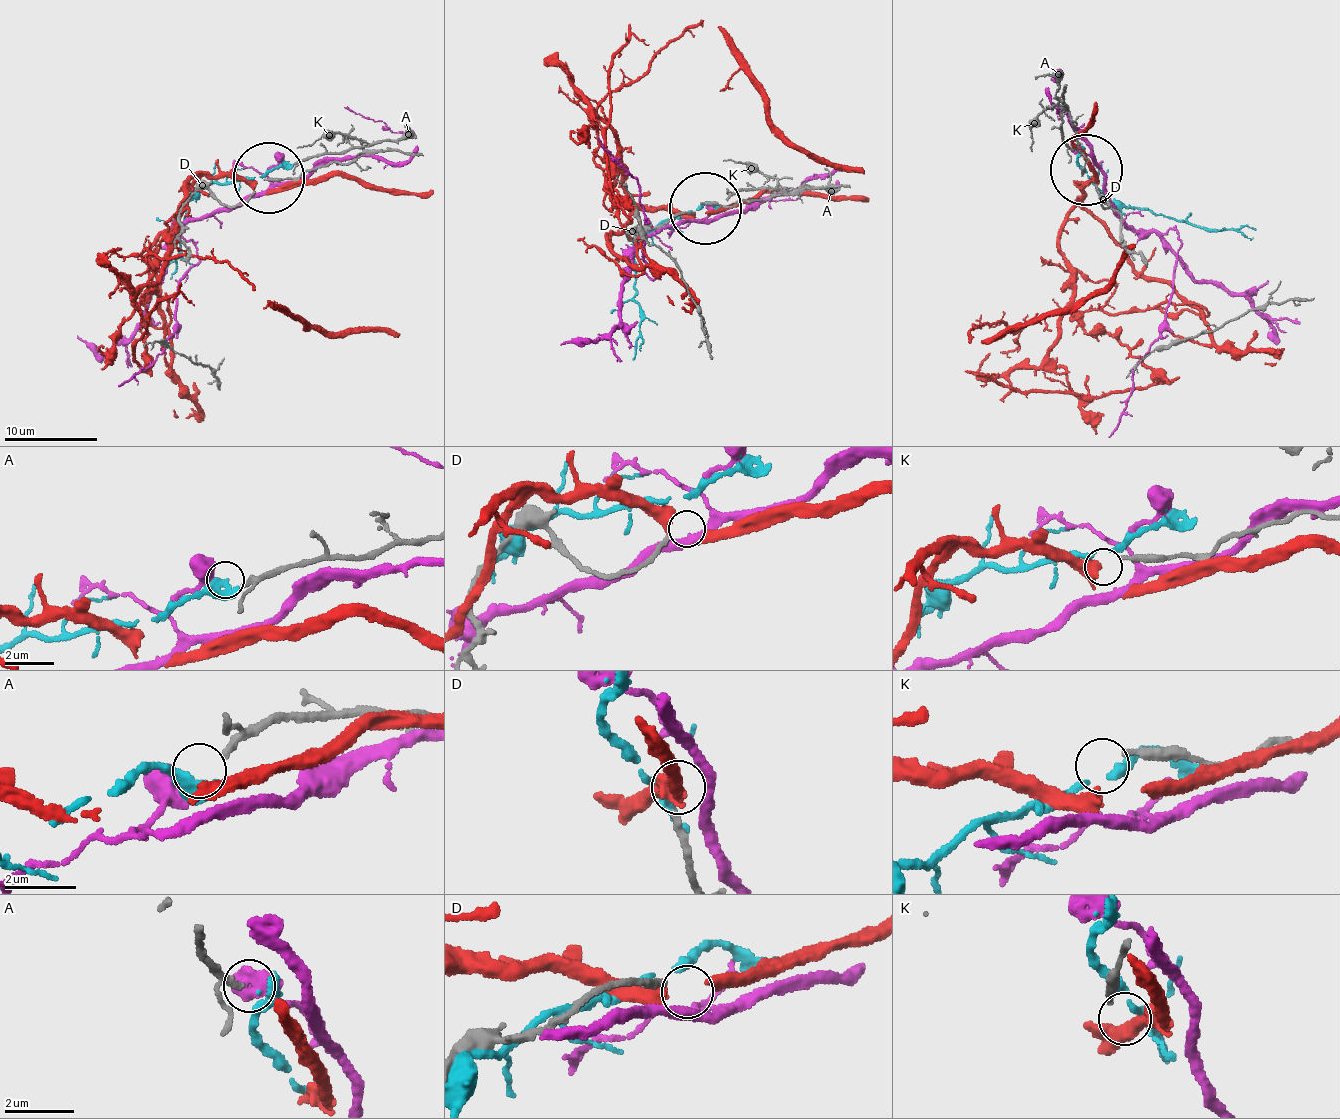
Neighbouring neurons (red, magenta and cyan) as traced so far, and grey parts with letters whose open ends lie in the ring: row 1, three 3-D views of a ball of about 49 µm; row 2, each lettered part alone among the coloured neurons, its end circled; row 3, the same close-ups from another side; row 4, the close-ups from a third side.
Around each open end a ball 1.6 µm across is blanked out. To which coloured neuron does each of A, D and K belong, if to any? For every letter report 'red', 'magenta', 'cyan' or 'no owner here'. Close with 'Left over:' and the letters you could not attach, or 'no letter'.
A: cyan
D: no owner here
K: no owner here
Left over: D, K

